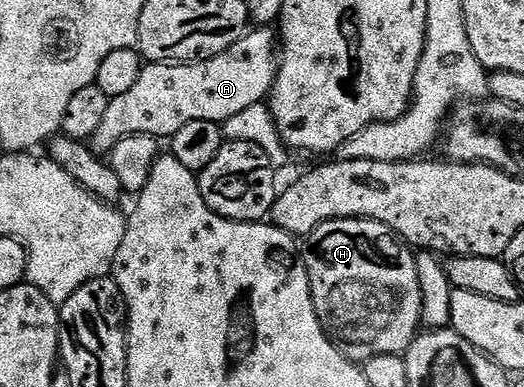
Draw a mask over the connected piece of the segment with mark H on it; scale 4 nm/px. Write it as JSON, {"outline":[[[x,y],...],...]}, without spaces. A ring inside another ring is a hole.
{"outline":[[[370,218],[331,220],[307,236],[309,255],[304,255],[309,270],[311,296],[323,332],[347,360],[364,364],[375,356],[404,355],[421,326],[419,276],[415,273],[415,254],[392,230]]]}

